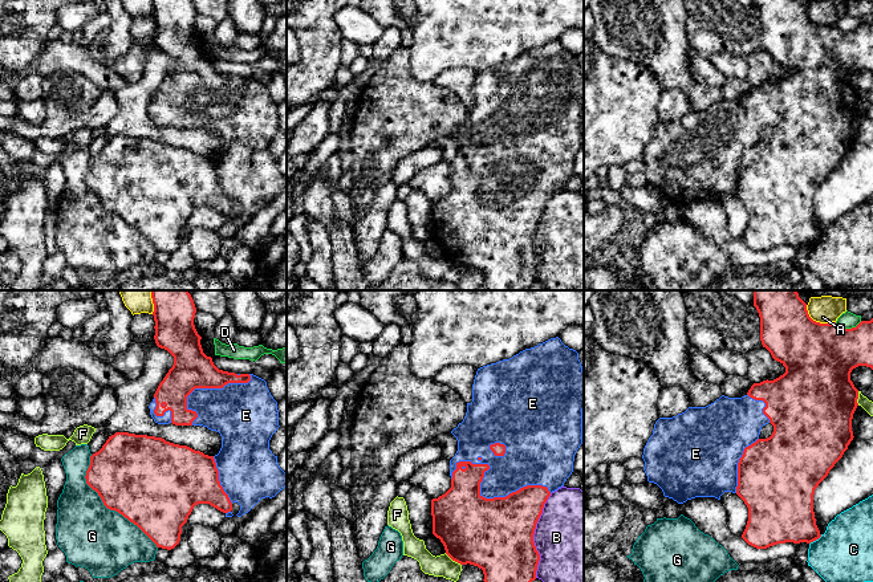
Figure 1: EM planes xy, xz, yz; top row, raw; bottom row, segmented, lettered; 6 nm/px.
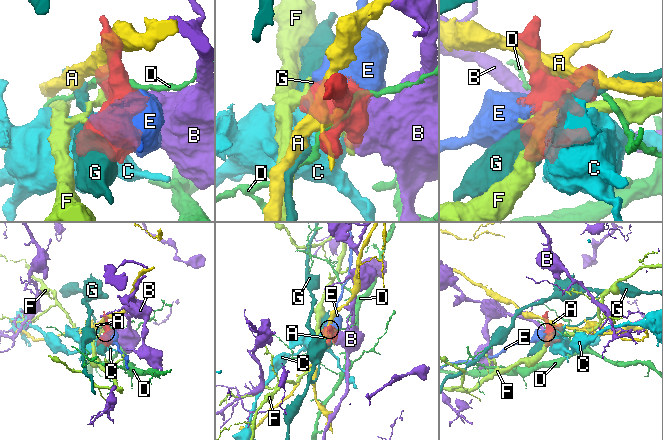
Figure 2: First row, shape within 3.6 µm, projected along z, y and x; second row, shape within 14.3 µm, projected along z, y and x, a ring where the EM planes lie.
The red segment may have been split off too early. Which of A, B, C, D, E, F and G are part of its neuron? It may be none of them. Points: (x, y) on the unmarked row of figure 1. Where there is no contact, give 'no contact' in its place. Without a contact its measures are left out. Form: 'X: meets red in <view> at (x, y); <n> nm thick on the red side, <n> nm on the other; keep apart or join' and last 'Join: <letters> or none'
A: meets red in yz at (817, 25); 420 nm thick on the red side, 160 nm on the other; keep apart
B: meets red in xz at (532, 239); 440 nm thick on the red side, 480 nm on the other; keep apart
C: meets red in yz at (815, 243); 360 nm thick on the red side, 360 nm on the other; keep apart
D: meets red in yz at (848, 32); 420 nm thick on the red side, 100 nm on the other; keep apart
E: meets red in xz at (482, 199); 440 nm thick on the red side, 220 nm on the other; join
F: meets red in xz at (453, 263); 420 nm thick on the red side, 130 nm on the other; keep apart
G: meets red in xy at (106, 210); 480 nm thick on the red side, 380 nm on the other; keep apart
Join: E

